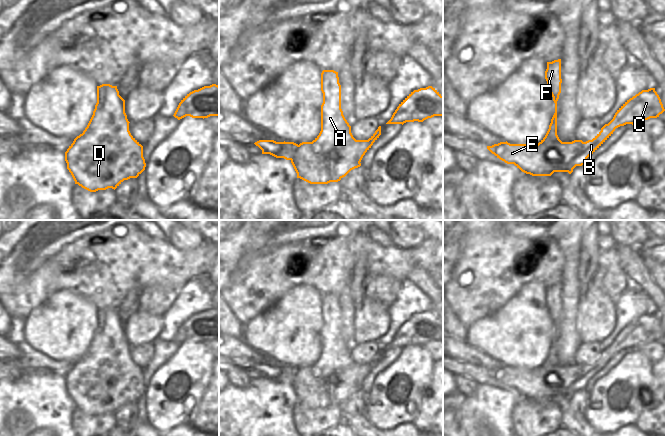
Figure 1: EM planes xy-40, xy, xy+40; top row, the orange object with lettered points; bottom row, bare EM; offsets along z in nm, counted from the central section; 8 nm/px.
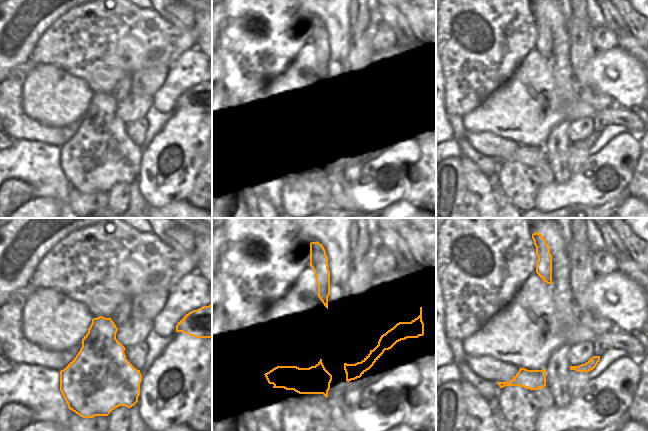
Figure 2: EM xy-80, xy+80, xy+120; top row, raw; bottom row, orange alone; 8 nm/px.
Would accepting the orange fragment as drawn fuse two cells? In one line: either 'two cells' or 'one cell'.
two cells

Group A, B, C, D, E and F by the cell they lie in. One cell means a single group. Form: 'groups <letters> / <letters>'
groups A D F / B C E

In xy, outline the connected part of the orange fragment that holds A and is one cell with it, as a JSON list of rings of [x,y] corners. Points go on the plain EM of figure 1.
[[[323,294],[321,297],[321,355],[312,366],[302,366],[298,369],[291,387],[300,402],[310,408],[328,408],[338,406],[340,402],[333,401],[332,390],[337,387],[336,378],[328,382],[321,379],[321,369],[332,362],[336,368],[352,370],[358,368],[351,357],[351,350],[345,343],[341,333],[341,309],[338,296]]]

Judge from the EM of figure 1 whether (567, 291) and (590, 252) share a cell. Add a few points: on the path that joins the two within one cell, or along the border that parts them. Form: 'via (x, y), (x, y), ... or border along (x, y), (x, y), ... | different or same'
border along (581, 251), (577, 269), (579, 292) | different

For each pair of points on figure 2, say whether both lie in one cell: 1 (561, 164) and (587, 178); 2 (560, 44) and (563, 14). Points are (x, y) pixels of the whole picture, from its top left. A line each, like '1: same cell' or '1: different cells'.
1: different cells
2: same cell

